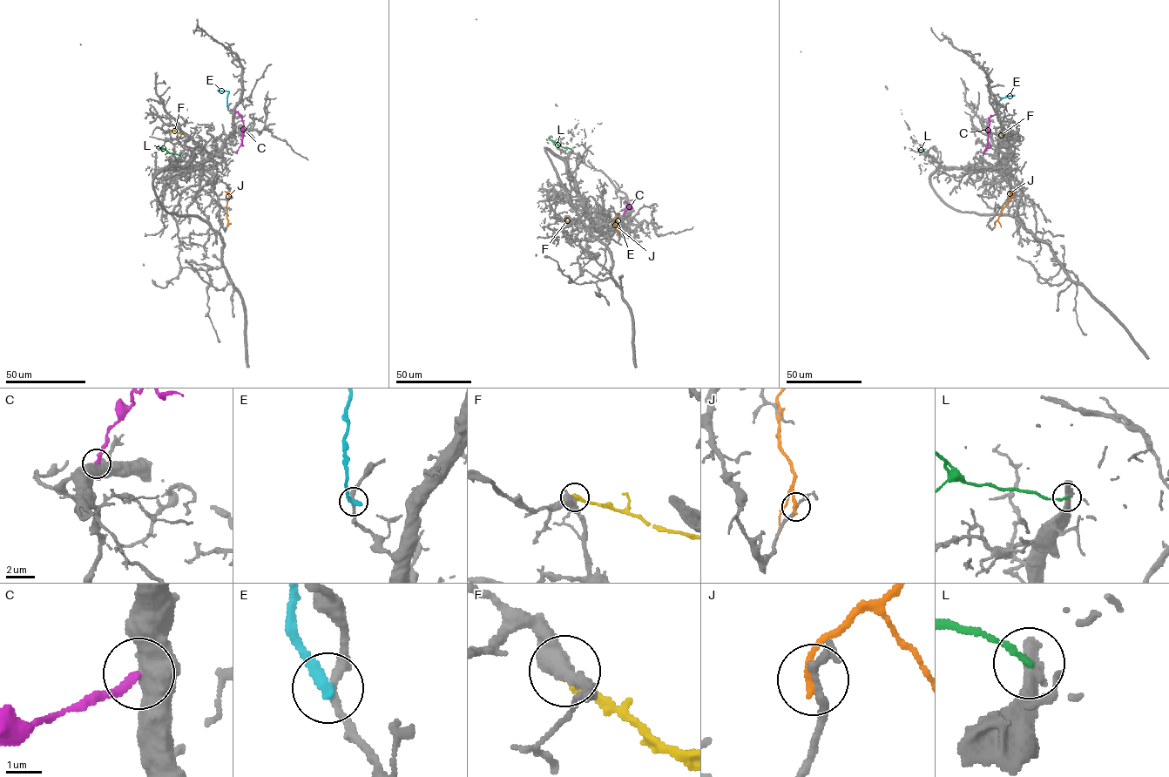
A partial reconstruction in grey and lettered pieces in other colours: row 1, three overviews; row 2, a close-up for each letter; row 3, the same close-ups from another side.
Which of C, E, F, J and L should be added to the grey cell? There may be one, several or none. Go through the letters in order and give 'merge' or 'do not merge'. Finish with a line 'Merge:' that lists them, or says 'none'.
C: do not merge
E: do not merge
F: do not merge
J: do not merge
L: do not merge
Merge: none

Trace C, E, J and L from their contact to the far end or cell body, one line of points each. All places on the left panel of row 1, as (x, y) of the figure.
C: (234, 110), (243, 123), (242, 142), (236, 153)
E: (227, 107), (229, 92), (217, 90)
J: (228, 225), (228, 194), (225, 191)
L: (180, 154), (156, 148)

